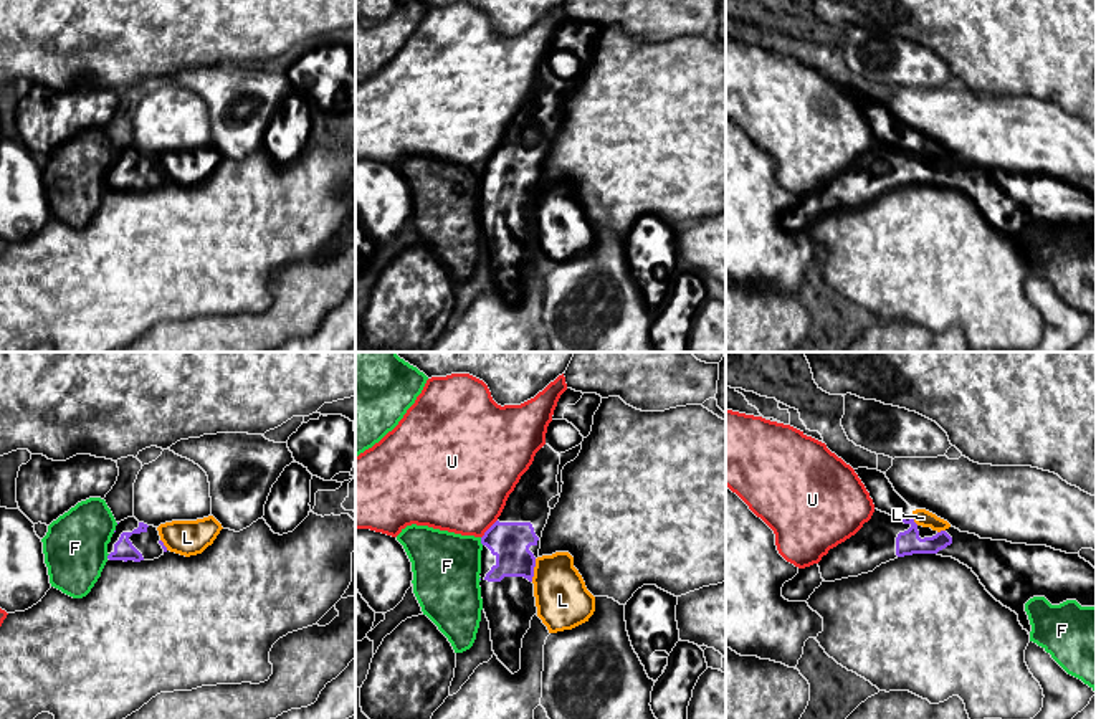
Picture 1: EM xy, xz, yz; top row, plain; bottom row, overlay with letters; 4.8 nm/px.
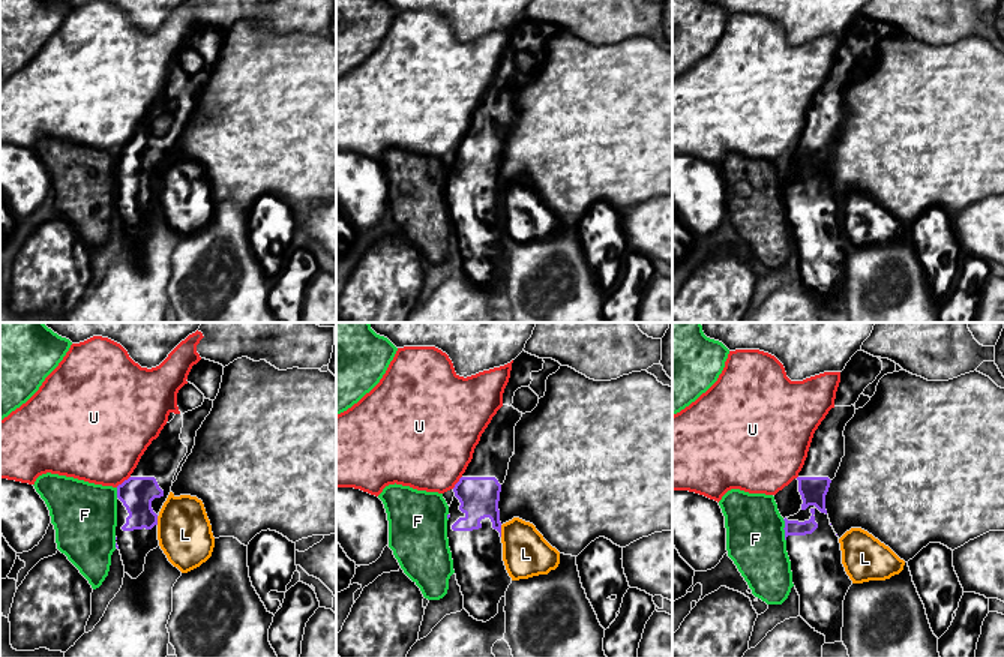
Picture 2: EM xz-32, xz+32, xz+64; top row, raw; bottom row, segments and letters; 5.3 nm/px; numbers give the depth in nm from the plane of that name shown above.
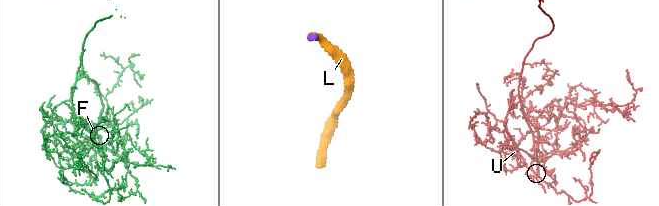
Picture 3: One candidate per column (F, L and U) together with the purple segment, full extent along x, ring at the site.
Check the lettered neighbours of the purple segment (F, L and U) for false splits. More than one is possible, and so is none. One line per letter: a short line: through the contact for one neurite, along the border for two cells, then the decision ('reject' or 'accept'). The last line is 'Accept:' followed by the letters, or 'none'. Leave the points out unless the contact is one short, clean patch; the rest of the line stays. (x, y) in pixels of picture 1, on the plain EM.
F: line xz (480, 167), (483, 174); reject
L: line xz (536, 189), (531, 210); reject
U: line xz (496, 149), (481, 167); reject
Accept: none

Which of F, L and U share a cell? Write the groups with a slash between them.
F / L / U

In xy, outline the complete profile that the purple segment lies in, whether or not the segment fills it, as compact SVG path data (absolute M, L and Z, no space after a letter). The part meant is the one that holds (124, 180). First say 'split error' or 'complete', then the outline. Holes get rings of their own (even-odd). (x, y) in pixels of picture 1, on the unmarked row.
split error; M134 145L117 152L107 174L109 190L154 190L165 182L157 157L139 152Z

